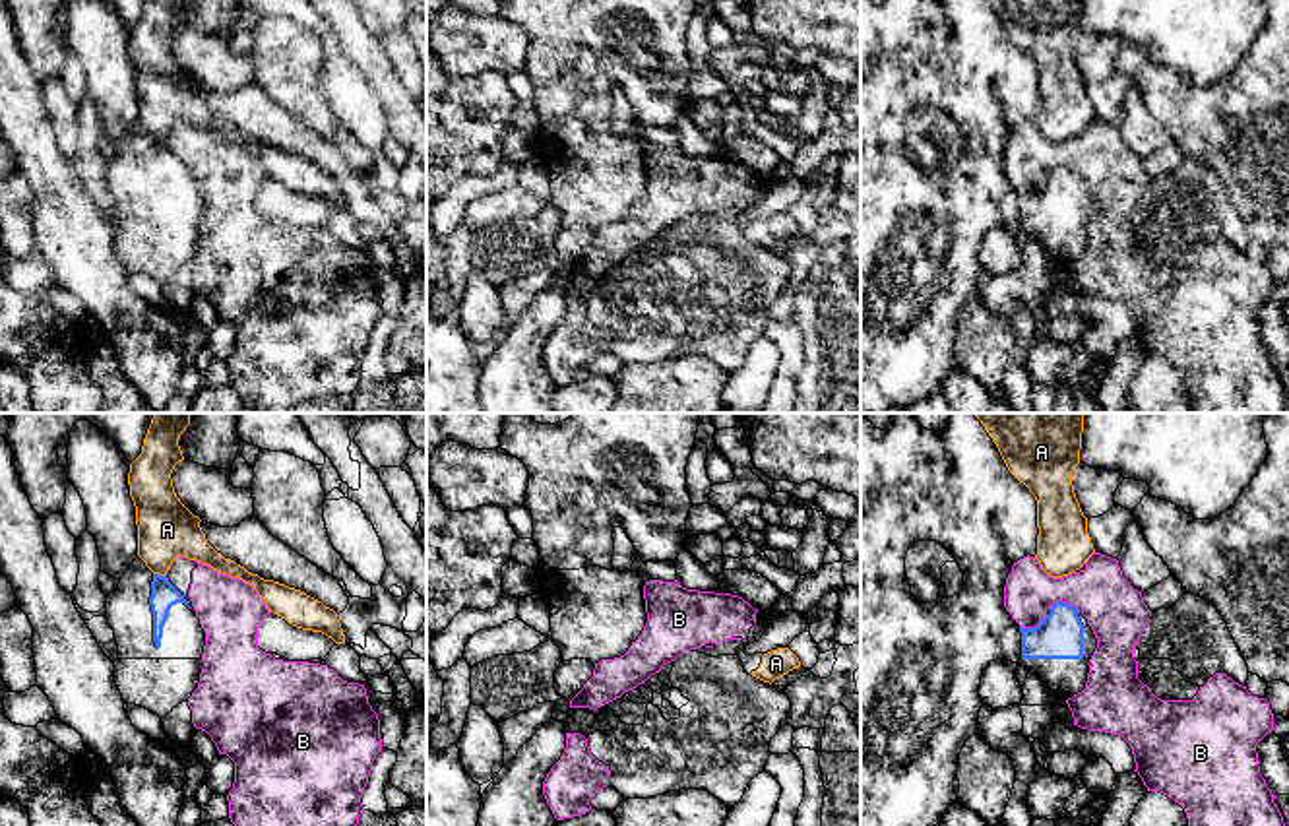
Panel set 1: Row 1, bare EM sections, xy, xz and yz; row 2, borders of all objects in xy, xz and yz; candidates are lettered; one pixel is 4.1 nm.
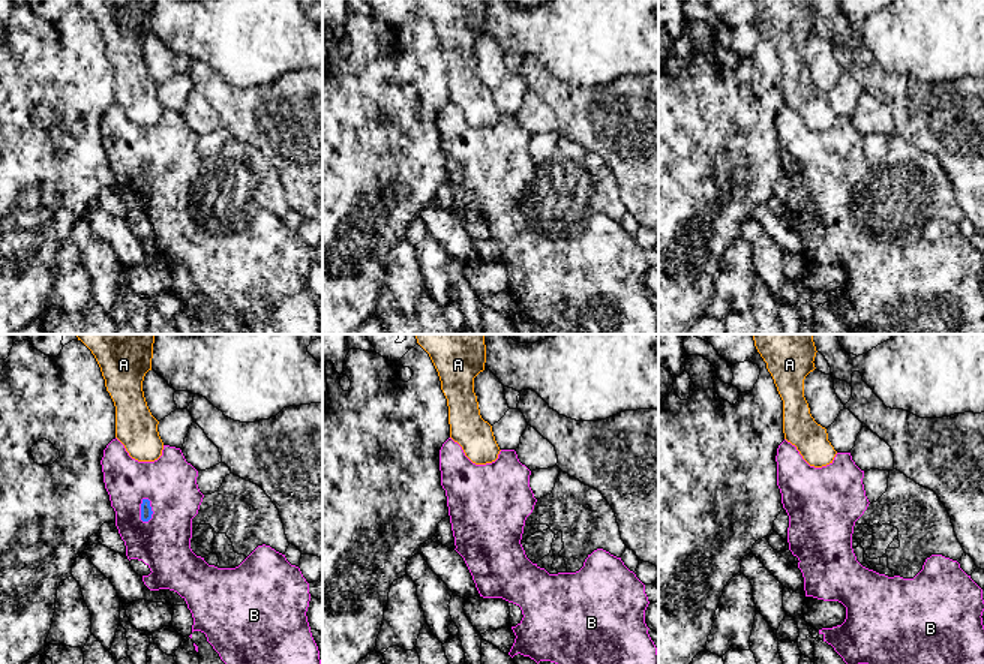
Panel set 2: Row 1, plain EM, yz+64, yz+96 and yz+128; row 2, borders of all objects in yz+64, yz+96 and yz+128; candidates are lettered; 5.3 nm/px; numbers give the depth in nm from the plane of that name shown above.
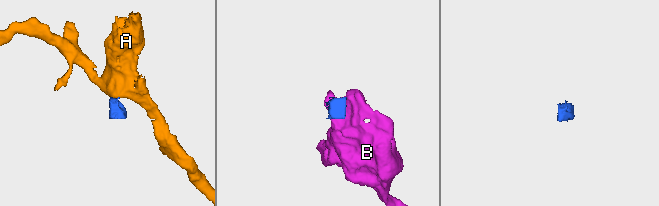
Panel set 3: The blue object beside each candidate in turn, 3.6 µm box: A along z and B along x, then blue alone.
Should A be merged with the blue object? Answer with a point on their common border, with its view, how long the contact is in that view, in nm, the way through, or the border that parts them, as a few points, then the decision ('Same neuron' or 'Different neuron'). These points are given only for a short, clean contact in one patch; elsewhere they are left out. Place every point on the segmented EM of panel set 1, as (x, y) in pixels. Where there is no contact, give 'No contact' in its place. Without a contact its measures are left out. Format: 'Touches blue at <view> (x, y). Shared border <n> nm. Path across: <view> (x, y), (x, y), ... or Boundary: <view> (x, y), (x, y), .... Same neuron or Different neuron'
Touches blue at xy (159, 574). Shared border 50 nm. Boundary: xy (154, 572), (163, 576). Different neuron

